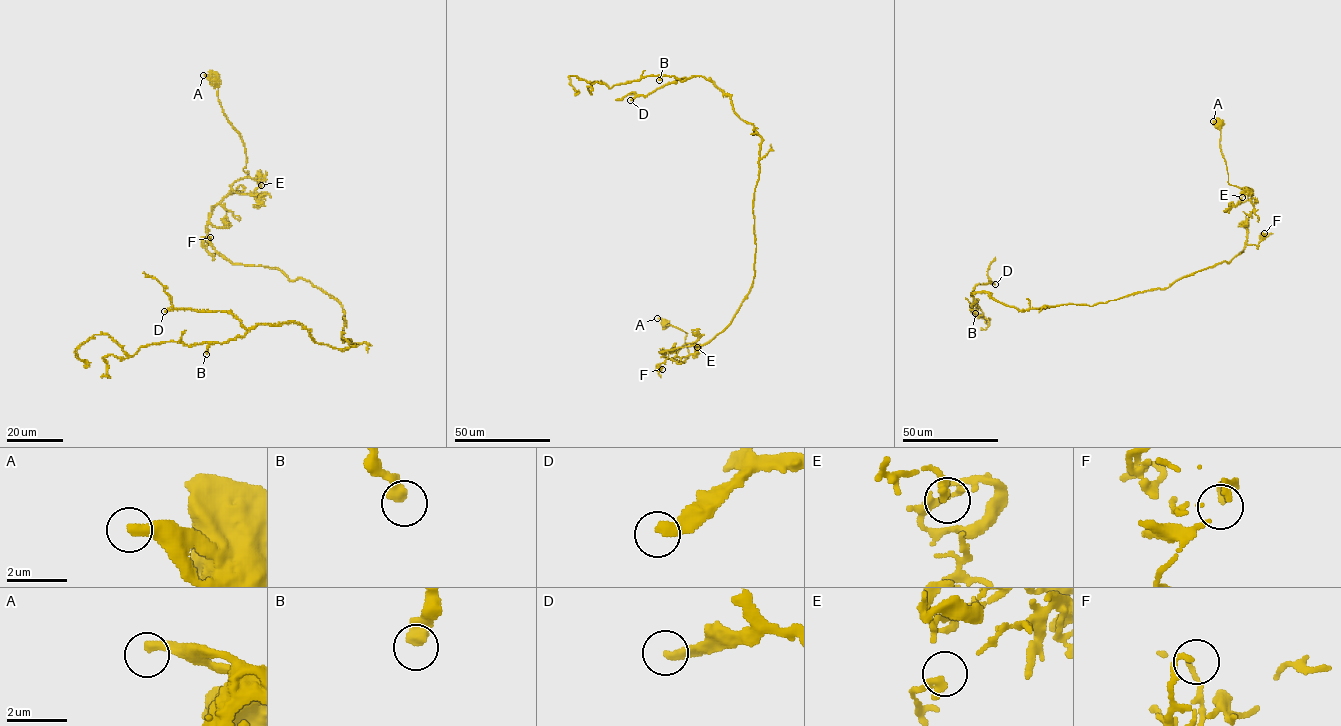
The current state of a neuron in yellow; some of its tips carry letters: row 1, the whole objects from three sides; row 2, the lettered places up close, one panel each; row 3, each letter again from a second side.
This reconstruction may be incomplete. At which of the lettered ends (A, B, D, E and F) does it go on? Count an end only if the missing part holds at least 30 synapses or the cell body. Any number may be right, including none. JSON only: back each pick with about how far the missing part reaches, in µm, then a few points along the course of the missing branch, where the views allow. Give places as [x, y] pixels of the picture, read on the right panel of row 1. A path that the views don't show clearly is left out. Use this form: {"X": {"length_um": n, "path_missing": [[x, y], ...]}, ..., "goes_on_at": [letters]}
{"D": {"length_um": 40, "path_missing": [[995, 284], [987, 281], [995, 293], [999, 292]]}, "goes_on_at": ["D"]}

